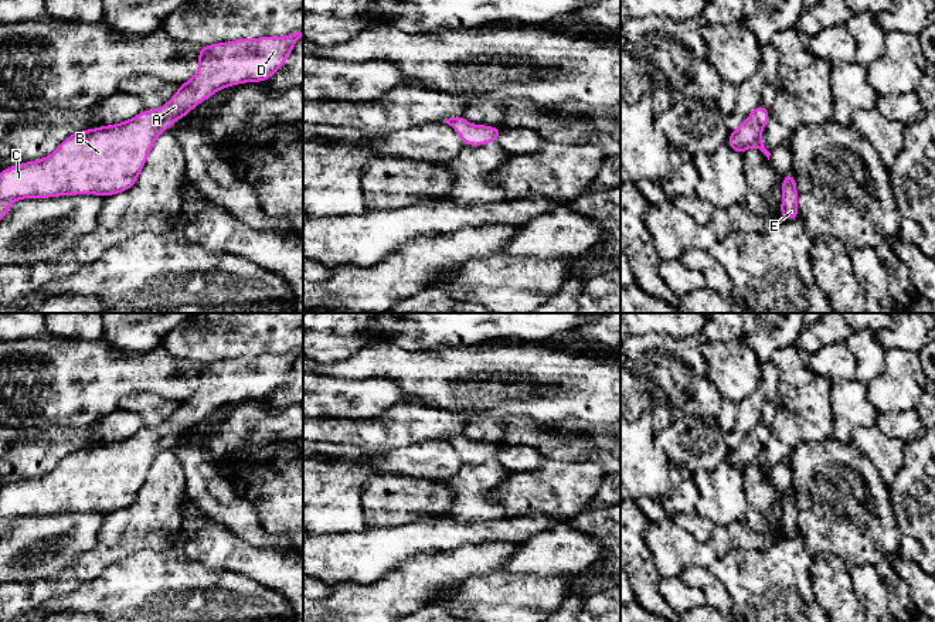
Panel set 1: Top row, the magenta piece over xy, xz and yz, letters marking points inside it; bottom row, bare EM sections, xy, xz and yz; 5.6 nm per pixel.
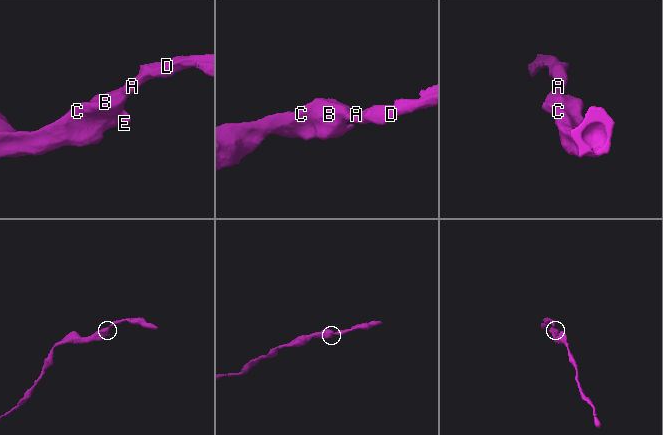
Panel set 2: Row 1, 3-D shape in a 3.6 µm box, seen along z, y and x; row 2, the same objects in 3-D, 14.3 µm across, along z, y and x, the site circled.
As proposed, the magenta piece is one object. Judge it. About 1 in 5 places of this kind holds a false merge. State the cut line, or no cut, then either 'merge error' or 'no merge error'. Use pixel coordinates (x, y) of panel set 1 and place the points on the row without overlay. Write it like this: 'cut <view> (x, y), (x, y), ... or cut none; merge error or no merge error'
cut none; no merge error

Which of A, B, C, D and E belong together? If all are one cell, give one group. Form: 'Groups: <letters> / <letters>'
Groups: A B C D E

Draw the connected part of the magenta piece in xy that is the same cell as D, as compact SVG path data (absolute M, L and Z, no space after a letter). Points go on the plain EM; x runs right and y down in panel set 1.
M298 347L283 354L239 356L210 361L198 367L198 387L163 424L142 428L137 434L68 453L50 473L27 479L0 489L0 537L6 536L10 521L23 516L48 516L74 511L113 513L135 503L139 490L157 455L177 436L212 411L244 400L264 400L290 374L296 358L303 354Z

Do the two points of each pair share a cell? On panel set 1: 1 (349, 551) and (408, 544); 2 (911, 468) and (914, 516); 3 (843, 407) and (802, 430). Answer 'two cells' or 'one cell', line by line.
1: one cell
2: one cell
3: two cells

